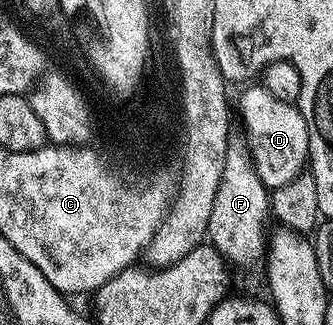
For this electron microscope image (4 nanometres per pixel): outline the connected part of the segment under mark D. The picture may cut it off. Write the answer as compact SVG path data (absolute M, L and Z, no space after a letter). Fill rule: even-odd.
M254 84L241 94L241 118L249 133L253 164L267 188L276 188L295 180L309 160L309 133L301 111L292 102L275 100L264 86ZM253 145L253 146L252 146Z

